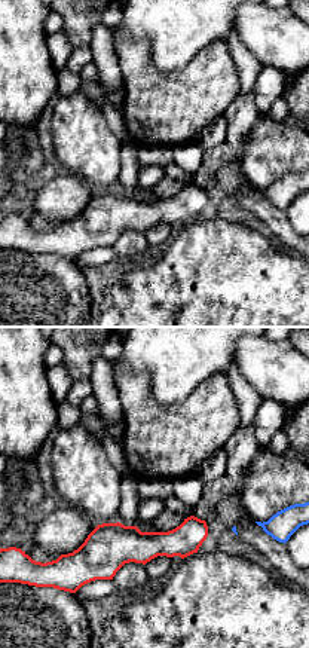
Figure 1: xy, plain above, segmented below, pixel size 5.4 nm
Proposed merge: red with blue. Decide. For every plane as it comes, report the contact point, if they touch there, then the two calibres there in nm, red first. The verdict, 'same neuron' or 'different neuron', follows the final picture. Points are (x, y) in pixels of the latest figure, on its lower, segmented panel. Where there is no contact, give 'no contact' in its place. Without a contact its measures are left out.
no contact

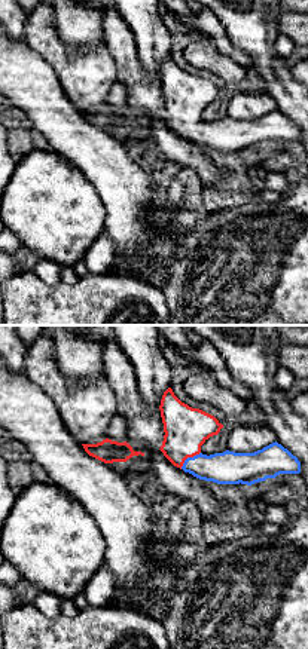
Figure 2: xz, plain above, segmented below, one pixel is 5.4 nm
contact (188, 456); calibres 240 and 180 nm

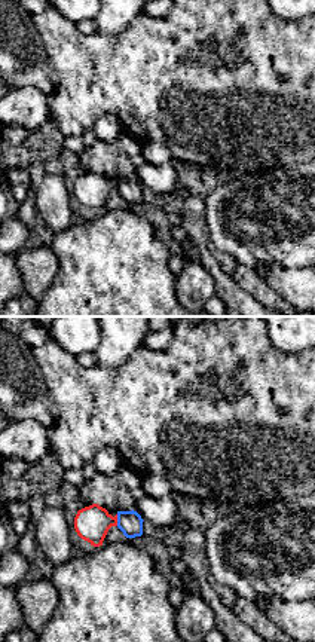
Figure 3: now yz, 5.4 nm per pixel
contact (116, 520); calibres 190 and 130 nm

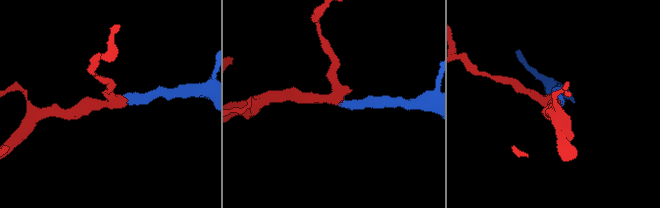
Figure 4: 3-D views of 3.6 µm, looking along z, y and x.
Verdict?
same neuron

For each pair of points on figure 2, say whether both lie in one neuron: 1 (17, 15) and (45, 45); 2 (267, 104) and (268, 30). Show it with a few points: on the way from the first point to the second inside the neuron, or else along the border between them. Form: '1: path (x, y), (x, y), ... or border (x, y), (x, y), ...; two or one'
1: border (29, 15), (21, 39); two
2: border (268, 95), (276, 107); two

